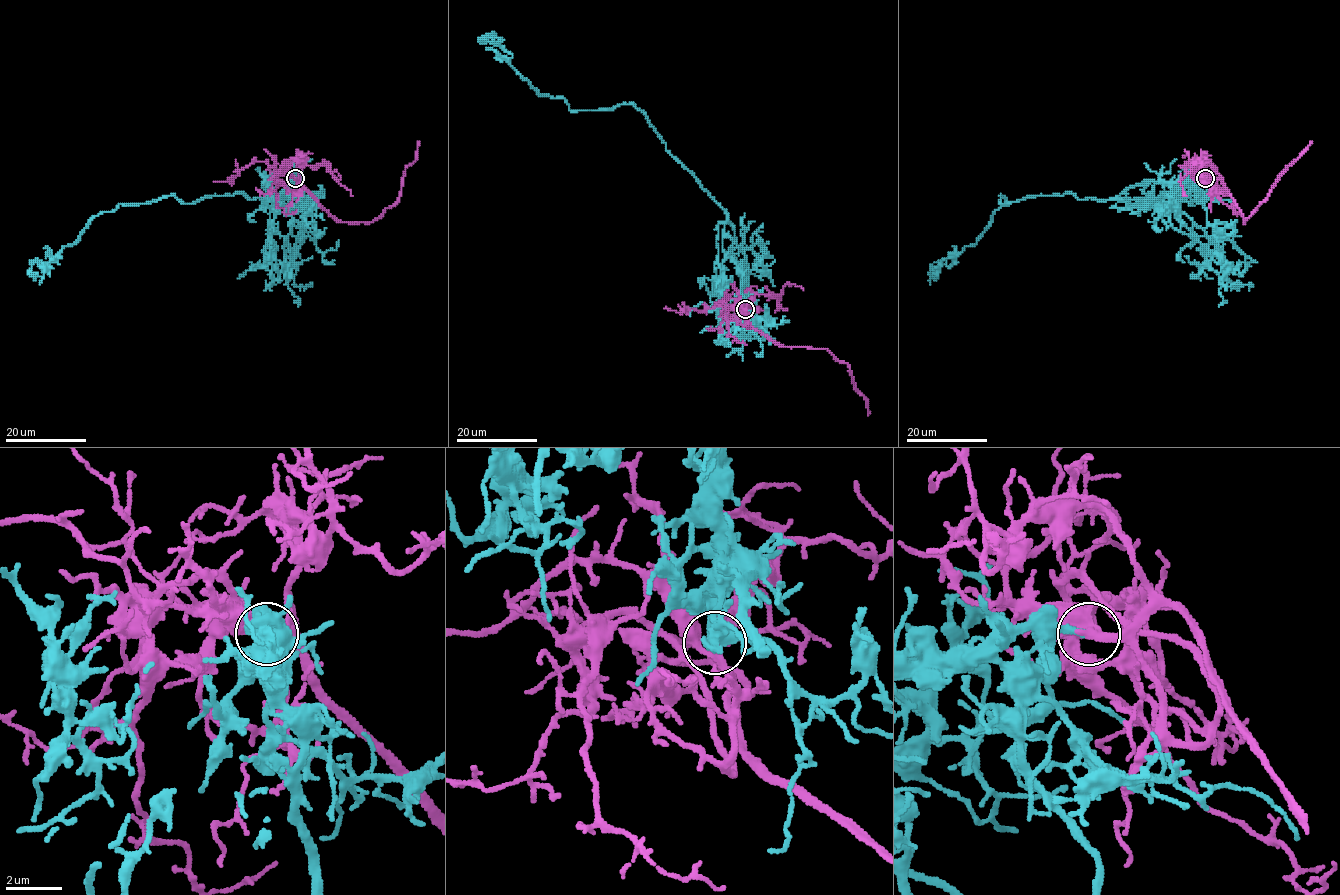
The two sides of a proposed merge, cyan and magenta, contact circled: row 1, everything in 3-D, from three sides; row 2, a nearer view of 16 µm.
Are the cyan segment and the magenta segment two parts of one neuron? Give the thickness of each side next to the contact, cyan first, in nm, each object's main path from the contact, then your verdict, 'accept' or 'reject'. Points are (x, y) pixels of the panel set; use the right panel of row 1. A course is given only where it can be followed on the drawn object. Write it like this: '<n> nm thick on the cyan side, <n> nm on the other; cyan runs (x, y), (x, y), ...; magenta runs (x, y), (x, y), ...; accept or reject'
280 nm thick on the cyan side, 260 nm on the other; cyan runs (1205, 178), (1097, 201), (1000, 196), (1007, 204), (929, 284); magenta runs (1205, 178), (1216, 174), (1220, 177), (1244, 222), (1267, 197), (1277, 178), (1311, 141); accept

